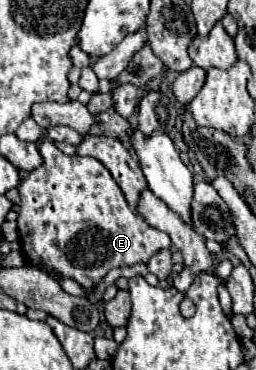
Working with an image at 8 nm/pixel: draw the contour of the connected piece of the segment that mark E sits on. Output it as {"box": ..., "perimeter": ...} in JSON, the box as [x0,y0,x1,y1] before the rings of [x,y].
{"box":[19,139,171,289],"perimeter":[[[45,139],[39,147],[43,155],[43,165],[31,171],[19,185],[19,241],[27,261],[43,261],[45,267],[57,271],[61,277],[75,279],[81,287],[91,289],[101,277],[105,277],[113,267],[147,263],[157,251],[169,249],[171,239],[167,233],[145,223],[143,217],[135,215],[119,185],[107,171],[107,167],[93,157],[69,157],[57,149],[51,139]]]}

